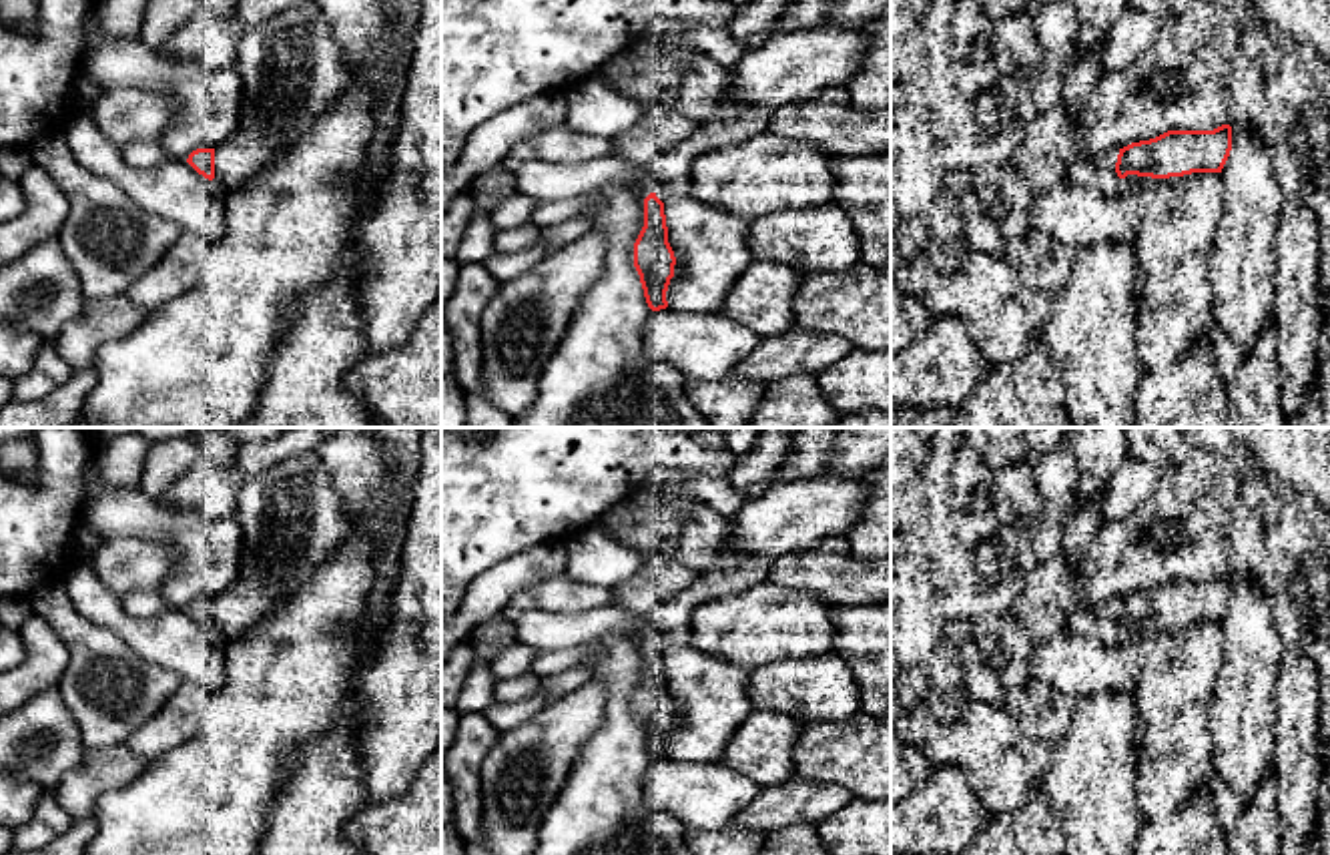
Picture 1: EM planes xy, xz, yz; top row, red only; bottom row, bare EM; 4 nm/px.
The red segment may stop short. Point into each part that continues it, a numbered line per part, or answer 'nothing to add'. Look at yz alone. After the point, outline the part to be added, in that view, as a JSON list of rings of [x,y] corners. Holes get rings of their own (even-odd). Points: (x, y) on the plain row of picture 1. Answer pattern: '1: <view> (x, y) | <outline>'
1: yz (1086, 619) | [[[1087,604],[1069,612],[1067,626],[1083,634],[1095,634],[1107,644],[1113,644],[1121,634],[1115,618],[1107,616],[1101,608]]]

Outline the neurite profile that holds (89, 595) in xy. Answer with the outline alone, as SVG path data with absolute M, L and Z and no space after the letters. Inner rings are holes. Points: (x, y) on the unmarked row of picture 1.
M74 564L66 576L66 588L72 604L88 622L116 632L144 662L171 670L207 692L225 684L223 642L187 610L164 608L152 618L132 618L90 564Z

